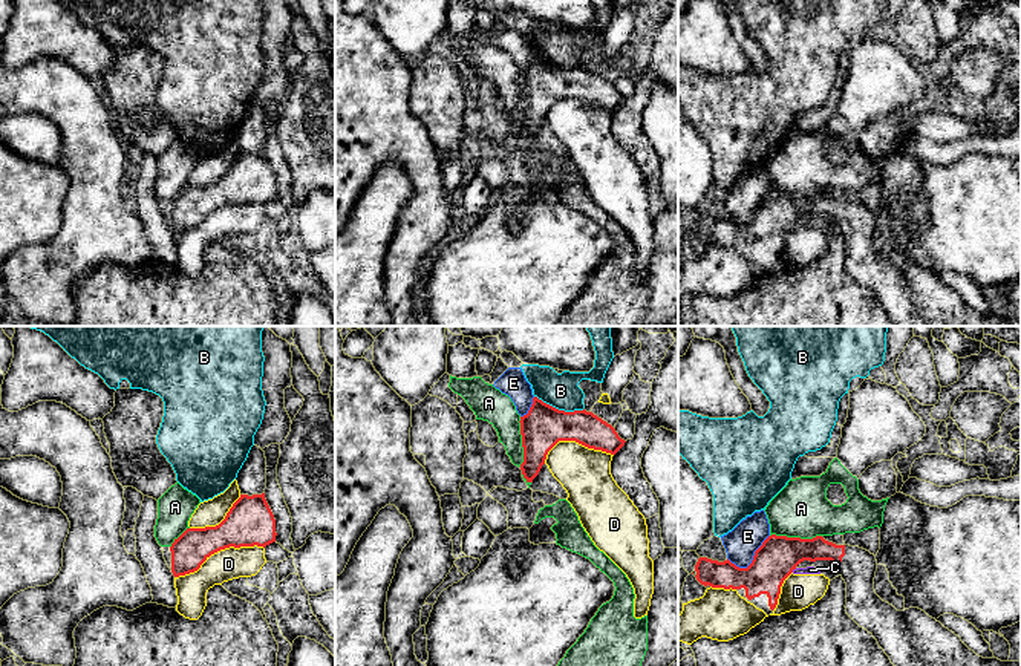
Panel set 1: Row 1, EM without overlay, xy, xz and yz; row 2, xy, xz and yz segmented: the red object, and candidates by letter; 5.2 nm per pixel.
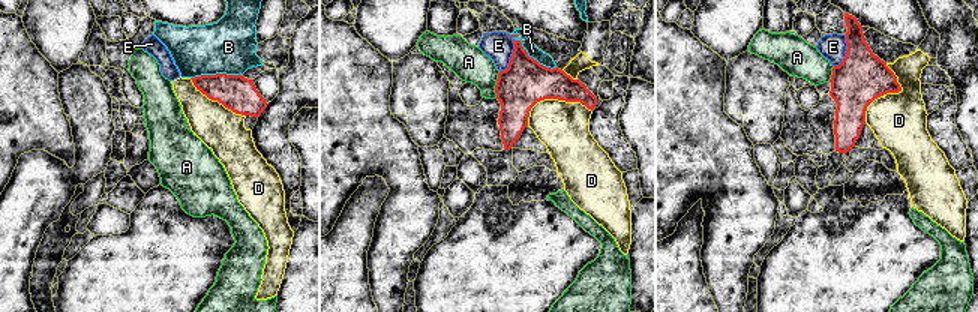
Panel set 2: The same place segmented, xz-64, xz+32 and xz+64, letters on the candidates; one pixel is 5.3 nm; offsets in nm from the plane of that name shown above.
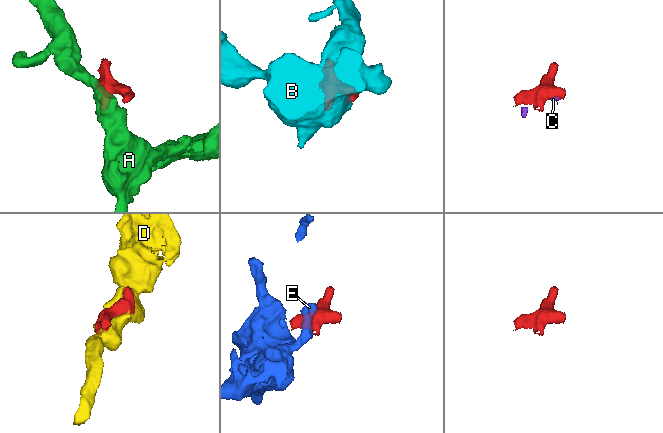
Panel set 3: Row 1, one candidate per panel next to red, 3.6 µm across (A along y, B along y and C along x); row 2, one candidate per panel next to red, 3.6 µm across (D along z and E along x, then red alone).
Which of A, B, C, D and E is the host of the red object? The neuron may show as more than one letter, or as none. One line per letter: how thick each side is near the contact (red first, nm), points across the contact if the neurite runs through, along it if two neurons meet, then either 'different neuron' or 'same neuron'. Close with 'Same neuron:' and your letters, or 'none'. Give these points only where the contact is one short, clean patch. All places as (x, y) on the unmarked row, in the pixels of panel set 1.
A: calibres 220 and 300 nm; border yz (770, 192), (821, 193); different neuron
B: calibres 220 and 190 nm; different neuron
C: calibres 220 and 50 nm; border yz (796, 225), (792, 228); different neuron
D: calibres 240 and 170 nm; different neuron
E: calibres 220 and 170 nm; different neuron
Same neuron: none

